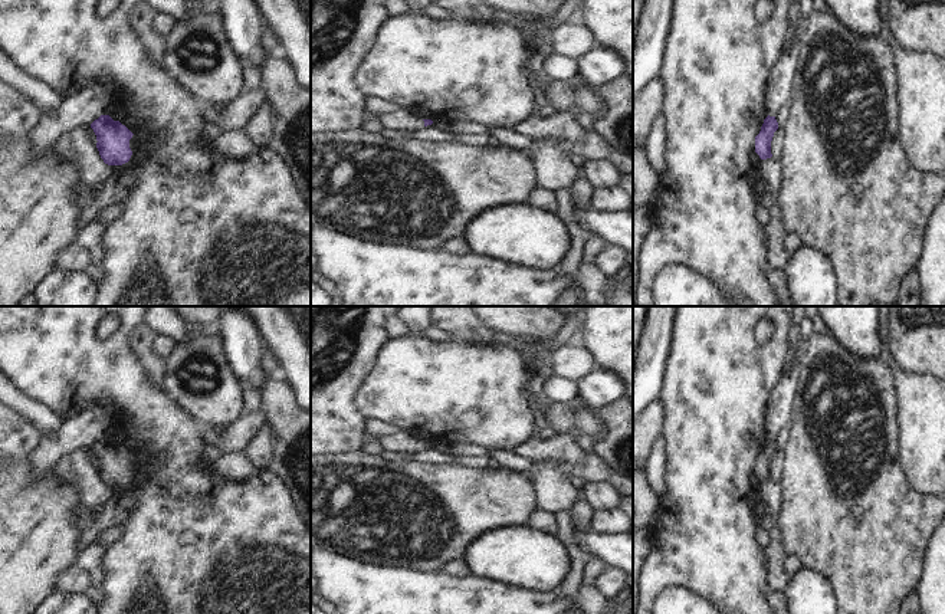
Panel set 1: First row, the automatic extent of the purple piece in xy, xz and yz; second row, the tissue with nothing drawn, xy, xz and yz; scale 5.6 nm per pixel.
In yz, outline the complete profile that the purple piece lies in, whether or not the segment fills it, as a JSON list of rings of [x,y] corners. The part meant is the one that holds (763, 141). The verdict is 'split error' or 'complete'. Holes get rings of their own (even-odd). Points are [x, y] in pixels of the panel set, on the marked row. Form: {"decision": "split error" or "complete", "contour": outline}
{"decision": "complete", "contour": [[[767,116],[761,127],[759,134],[755,137],[755,152],[759,155],[761,160],[771,158],[771,141],[774,132],[778,129],[778,122],[775,116]]]}

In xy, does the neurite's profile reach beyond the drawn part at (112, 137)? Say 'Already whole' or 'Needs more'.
Already whole

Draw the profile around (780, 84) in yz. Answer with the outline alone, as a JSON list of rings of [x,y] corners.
[[[797,46],[784,49],[778,56],[767,83],[767,109],[770,116],[775,116],[778,109],[788,104],[795,63],[800,56],[801,50]]]

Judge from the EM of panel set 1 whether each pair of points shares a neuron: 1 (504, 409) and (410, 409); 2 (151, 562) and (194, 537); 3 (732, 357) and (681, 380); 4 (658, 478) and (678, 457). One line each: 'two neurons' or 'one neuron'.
1: one neuron
2: one neuron
3: one neuron
4: two neurons

